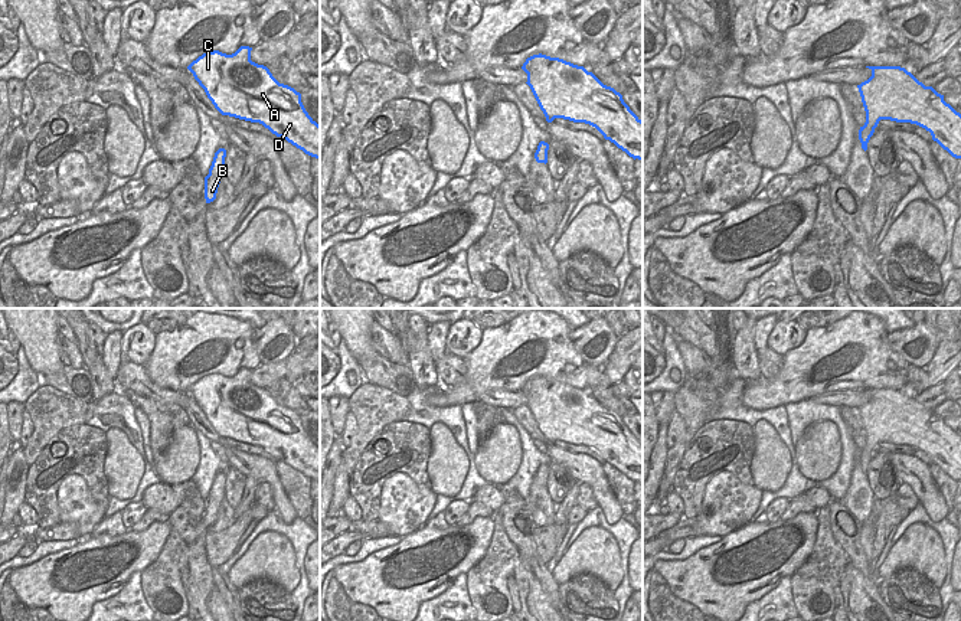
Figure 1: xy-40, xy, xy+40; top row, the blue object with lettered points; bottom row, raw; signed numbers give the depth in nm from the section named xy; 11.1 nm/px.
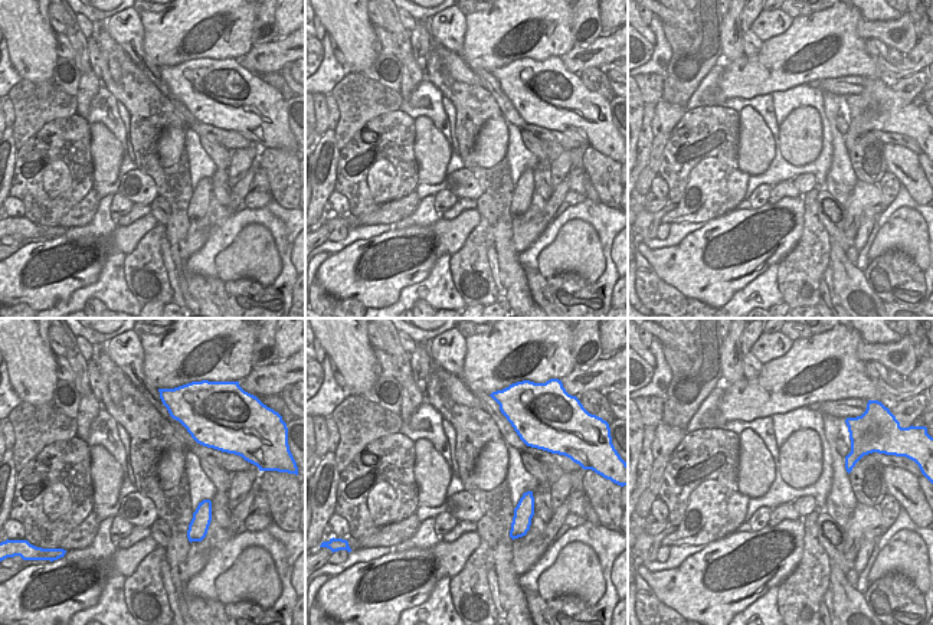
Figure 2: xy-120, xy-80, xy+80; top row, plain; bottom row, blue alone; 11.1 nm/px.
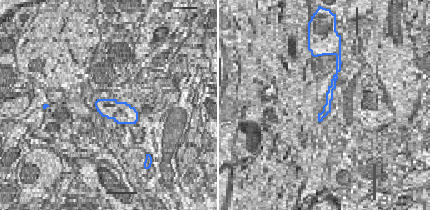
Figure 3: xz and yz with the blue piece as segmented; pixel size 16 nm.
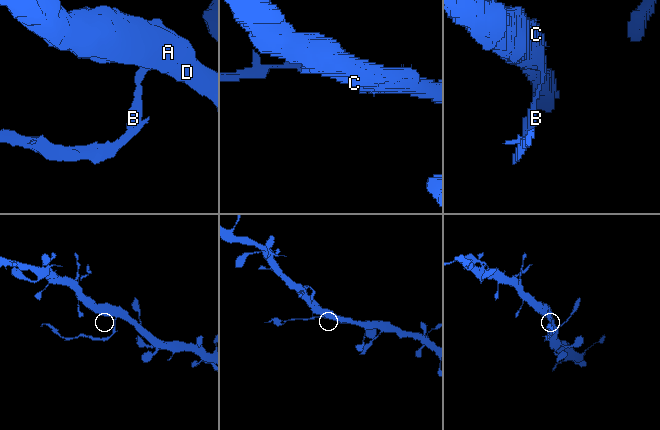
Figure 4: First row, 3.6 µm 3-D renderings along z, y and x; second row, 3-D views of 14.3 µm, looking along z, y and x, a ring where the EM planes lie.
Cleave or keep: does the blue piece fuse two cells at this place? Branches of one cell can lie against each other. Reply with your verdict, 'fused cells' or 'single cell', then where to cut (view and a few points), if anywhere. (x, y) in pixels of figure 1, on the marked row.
fused cells; cut in xy along (543, 141), (539, 144)

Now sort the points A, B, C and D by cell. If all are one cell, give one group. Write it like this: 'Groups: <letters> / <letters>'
Groups: A C D / B

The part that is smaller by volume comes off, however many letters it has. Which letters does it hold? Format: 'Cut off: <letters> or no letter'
Cut off: B

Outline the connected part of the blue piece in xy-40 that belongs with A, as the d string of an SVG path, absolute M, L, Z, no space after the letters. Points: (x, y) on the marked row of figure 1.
M241 46L232 55L207 52L187 69L222 115L259 122L320 160L320 125L305 111L301 94L252 62L251 50Z

